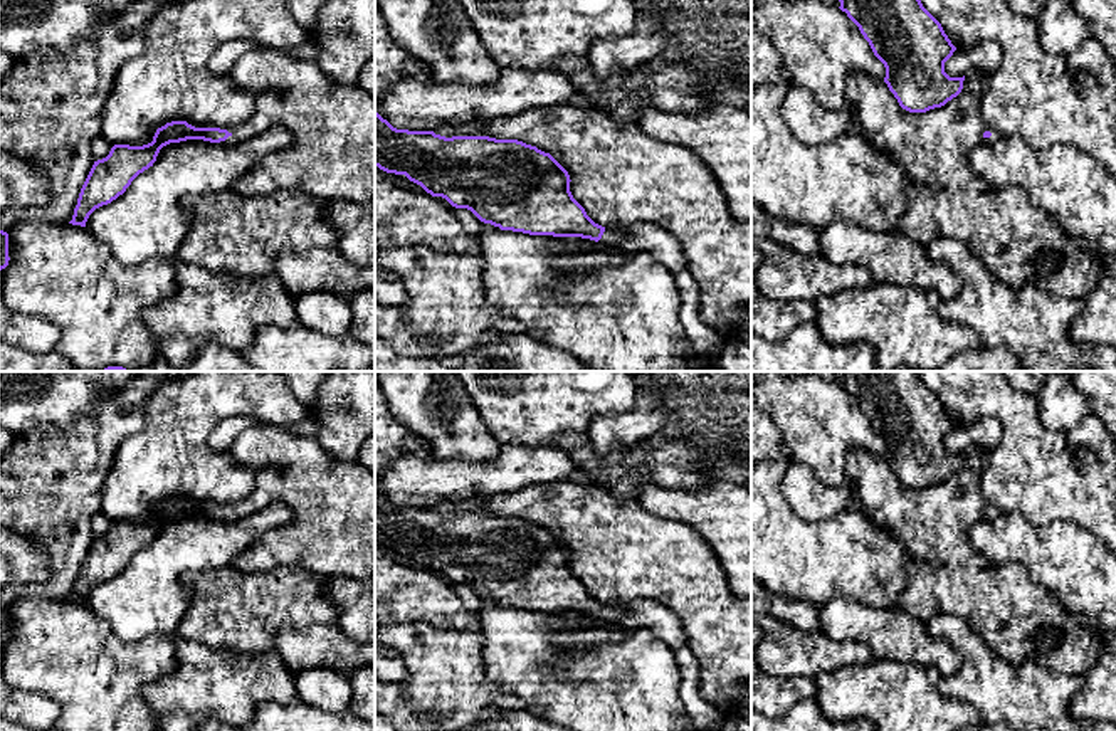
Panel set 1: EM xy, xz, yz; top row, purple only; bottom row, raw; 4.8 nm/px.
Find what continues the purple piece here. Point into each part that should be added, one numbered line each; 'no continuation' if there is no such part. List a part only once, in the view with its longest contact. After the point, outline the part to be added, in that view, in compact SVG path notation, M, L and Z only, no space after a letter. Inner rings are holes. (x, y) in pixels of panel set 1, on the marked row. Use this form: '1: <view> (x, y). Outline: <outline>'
1: xy (268, 106). Outline: M272 91L259 94L255 97L254 114L249 119L245 119L242 124L235 128L229 128L227 131L230 133L230 136L220 143L234 145L237 141L252 138L255 134L267 131L269 128L277 126L281 119L281 111L282 111L282 101L279 94Z

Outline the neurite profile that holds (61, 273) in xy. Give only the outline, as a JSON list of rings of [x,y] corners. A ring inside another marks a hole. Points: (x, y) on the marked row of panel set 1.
[[[25,220],[8,232],[8,266],[0,271],[3,304],[22,314],[39,316],[61,331],[55,351],[77,371],[123,366],[140,371],[160,356],[158,344],[141,313],[146,306],[176,294],[173,260],[148,260],[136,267],[119,264],[109,247],[86,227]]]

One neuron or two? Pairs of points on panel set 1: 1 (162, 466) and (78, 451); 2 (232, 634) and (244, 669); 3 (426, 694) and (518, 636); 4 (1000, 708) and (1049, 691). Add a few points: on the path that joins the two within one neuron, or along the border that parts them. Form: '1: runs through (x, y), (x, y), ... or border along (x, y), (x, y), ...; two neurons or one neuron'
1: border along (142, 429), (130, 436), (116, 451), (100, 494); two neurons
2: border along (200, 642), (210, 647), (251, 652), (273, 649); two neurons
3: border along (478, 629), (483, 636), (484, 671), (506, 689); two neurons
4: runs through (1012, 698), (1037, 698); one neuron

